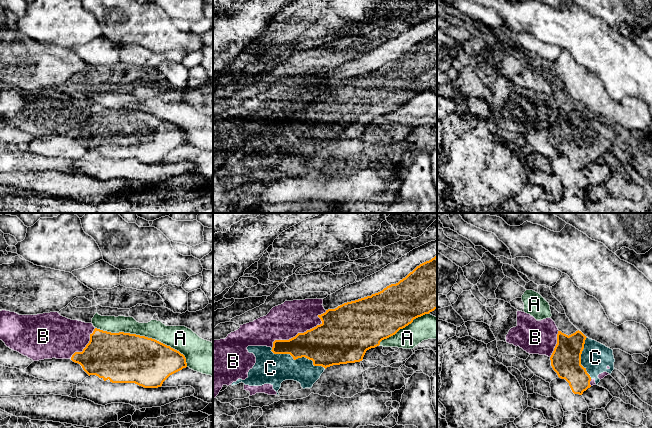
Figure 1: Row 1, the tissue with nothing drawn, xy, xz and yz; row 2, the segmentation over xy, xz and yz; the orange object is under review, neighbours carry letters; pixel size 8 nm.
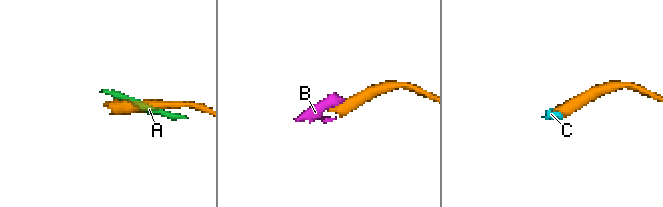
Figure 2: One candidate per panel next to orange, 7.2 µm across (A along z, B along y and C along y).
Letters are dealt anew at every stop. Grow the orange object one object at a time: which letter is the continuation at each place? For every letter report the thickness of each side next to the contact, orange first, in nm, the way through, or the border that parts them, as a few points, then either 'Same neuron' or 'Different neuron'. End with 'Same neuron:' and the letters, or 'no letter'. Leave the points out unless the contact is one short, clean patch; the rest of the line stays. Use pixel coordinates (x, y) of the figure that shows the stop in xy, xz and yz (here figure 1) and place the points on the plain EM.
A: Thickness 400 nm (orange) against 180 nm. Different neuron
B: Thickness 360 nm (orange) against 280 nm. Different neuron
C: Thickness 340 nm (orange) against 240 nm. Same neuron
Same neuron: C

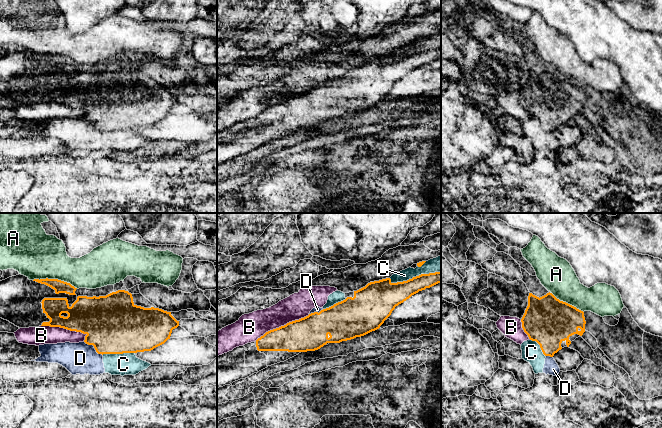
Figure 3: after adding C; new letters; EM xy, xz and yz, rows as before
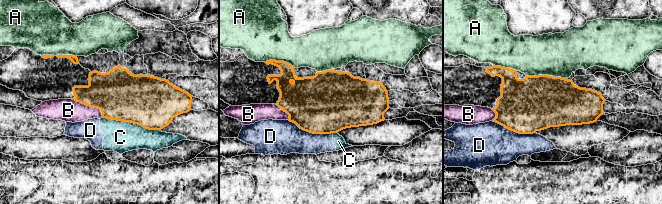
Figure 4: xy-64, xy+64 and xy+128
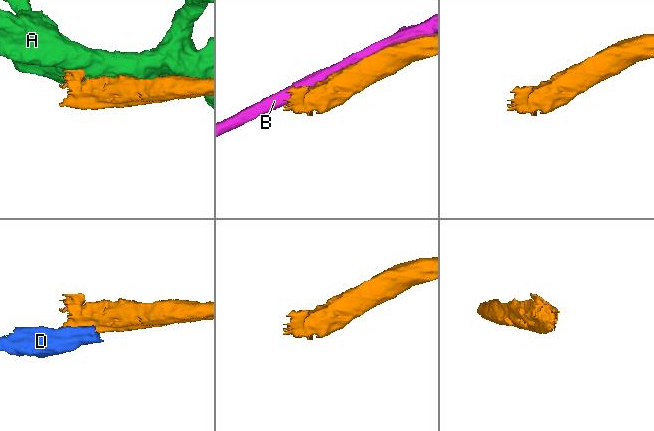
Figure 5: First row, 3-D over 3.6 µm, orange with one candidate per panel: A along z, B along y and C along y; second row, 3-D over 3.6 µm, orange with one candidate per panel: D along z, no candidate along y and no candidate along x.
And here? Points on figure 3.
A: Thickness 100 nm (orange) against 380 nm. Different neuron
B: Thickness 280 nm (orange) against 220 nm. Different neuron
C: Thickness 200 nm (orange) against 130 nm. Different neuron
D: Thickness 460 nm (orange) against 260 nm. Different neuron
Same neuron: no letter

